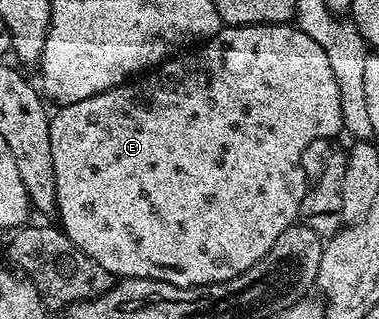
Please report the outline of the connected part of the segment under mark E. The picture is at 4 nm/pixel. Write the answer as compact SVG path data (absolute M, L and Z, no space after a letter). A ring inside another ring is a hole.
M251 23L248 27L223 26L222 30L217 31L211 39L205 40L201 45L195 46L185 53L178 53L167 58L157 67L147 70L141 77L127 81L121 87L113 87L104 93L96 93L96 97L84 97L84 101L59 106L55 111L58 112L53 112L50 120L50 145L52 147L52 173L54 174L54 202L57 218L62 218L62 223L60 222L62 232L80 250L88 253L88 257L92 257L92 261L100 261L100 265L104 265L104 269L108 269L108 273L112 277L118 279L163 279L165 283L171 283L177 287L203 287L209 283L223 283L240 273L244 273L244 269L252 269L252 265L256 265L256 261L260 261L260 257L264 257L268 253L268 249L272 249L272 245L276 245L276 237L280 237L280 233L284 233L284 229L295 226L296 220L299 218L298 210L302 204L302 198L306 196L308 190L306 171L302 168L302 154L305 153L306 147L312 146L317 139L330 139L337 131L343 130L340 85L336 81L332 61L328 59L328 53L316 41L312 41L312 37L308 37L308 33L304 33L298 26L290 23Z

